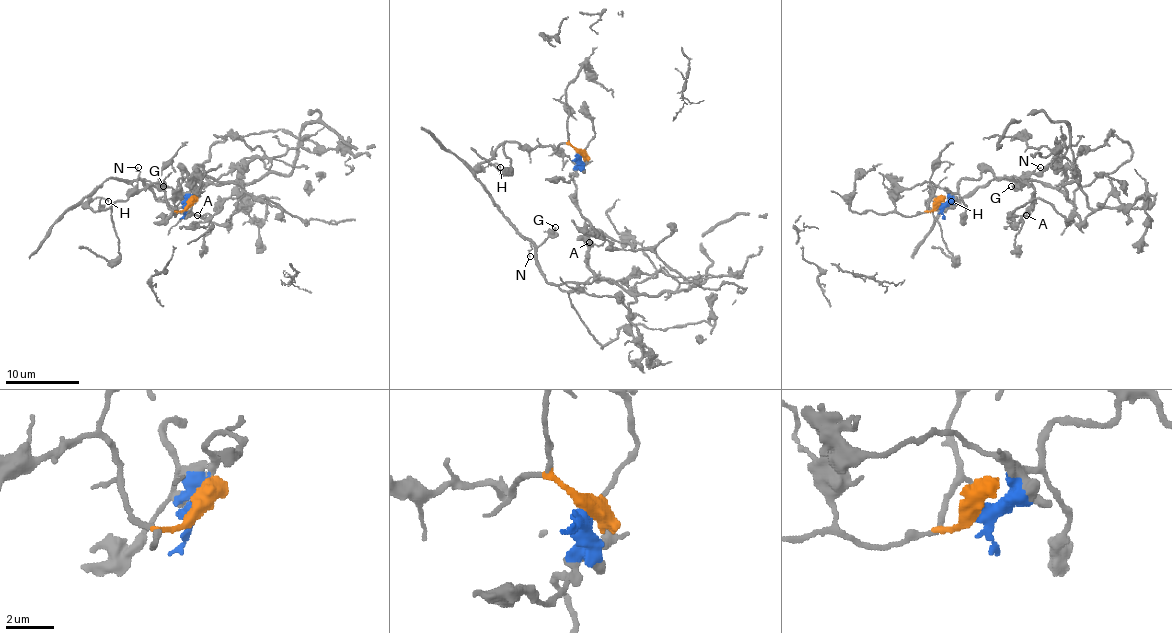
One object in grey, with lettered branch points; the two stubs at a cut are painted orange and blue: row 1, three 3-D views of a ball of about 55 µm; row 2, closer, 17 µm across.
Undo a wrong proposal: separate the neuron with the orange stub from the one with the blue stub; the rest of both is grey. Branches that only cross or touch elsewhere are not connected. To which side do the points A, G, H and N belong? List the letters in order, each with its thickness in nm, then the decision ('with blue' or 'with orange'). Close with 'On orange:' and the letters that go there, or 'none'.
A: 140 nm | with blue
G: 400 nm | with orange
H: 130 nm | with orange
N: 90 nm | with orange
On orange: G, H, N

